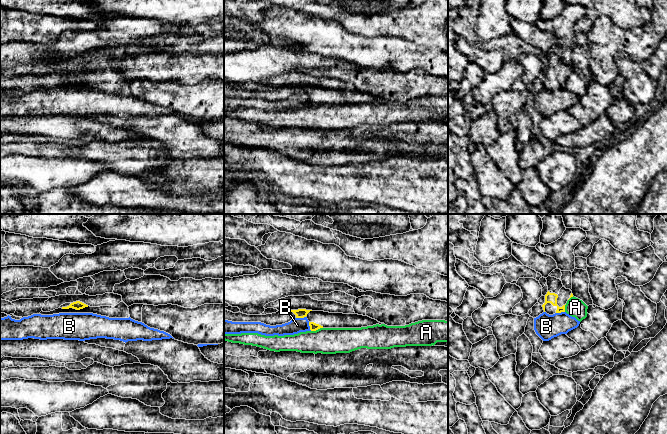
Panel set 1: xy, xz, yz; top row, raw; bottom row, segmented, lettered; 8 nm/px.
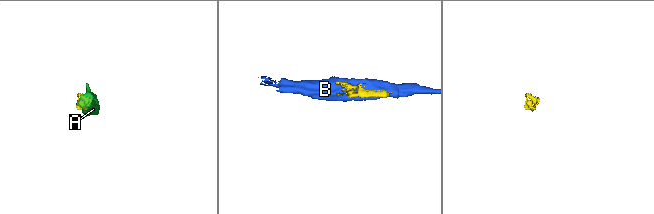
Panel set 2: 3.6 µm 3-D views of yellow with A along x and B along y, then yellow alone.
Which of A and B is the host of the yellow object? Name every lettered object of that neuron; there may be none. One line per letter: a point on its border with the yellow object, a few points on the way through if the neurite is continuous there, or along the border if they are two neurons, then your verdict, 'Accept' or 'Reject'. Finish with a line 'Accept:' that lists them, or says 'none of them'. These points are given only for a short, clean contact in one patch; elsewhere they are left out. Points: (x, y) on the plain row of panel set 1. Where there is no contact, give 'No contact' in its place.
A: Touches yellow at xz (316, 105). Reject
B: Touches yellow at xz (300, 93). Boundary: xz (305, 92), (296, 94). Reject
Accept: none of them

